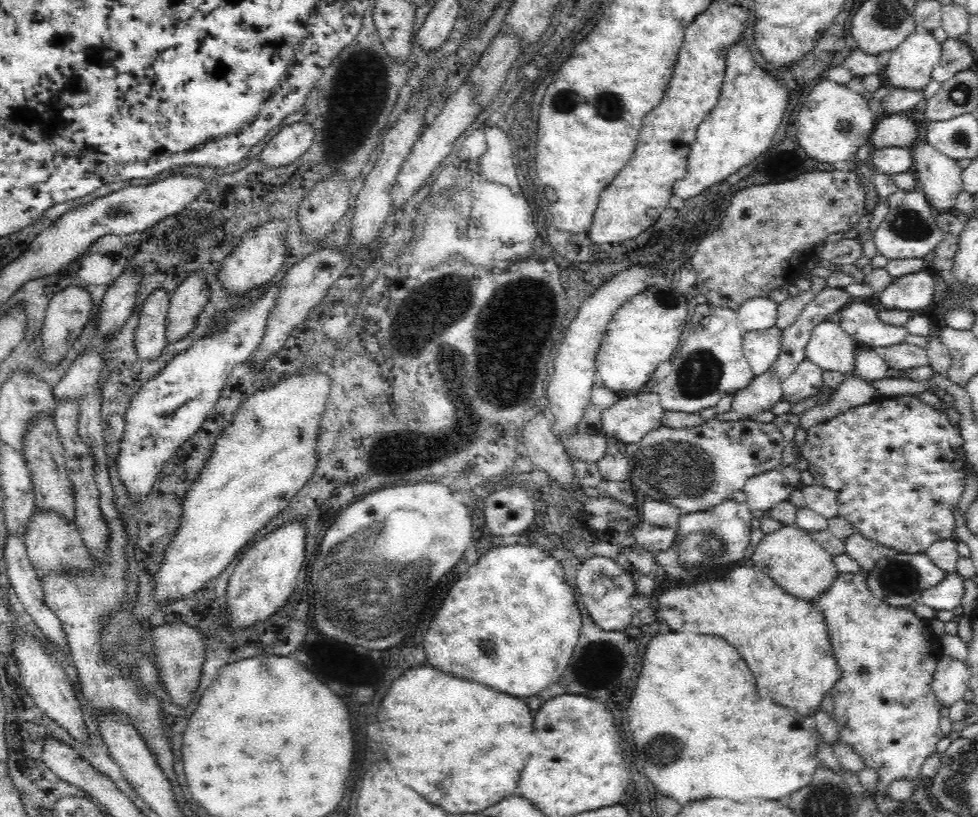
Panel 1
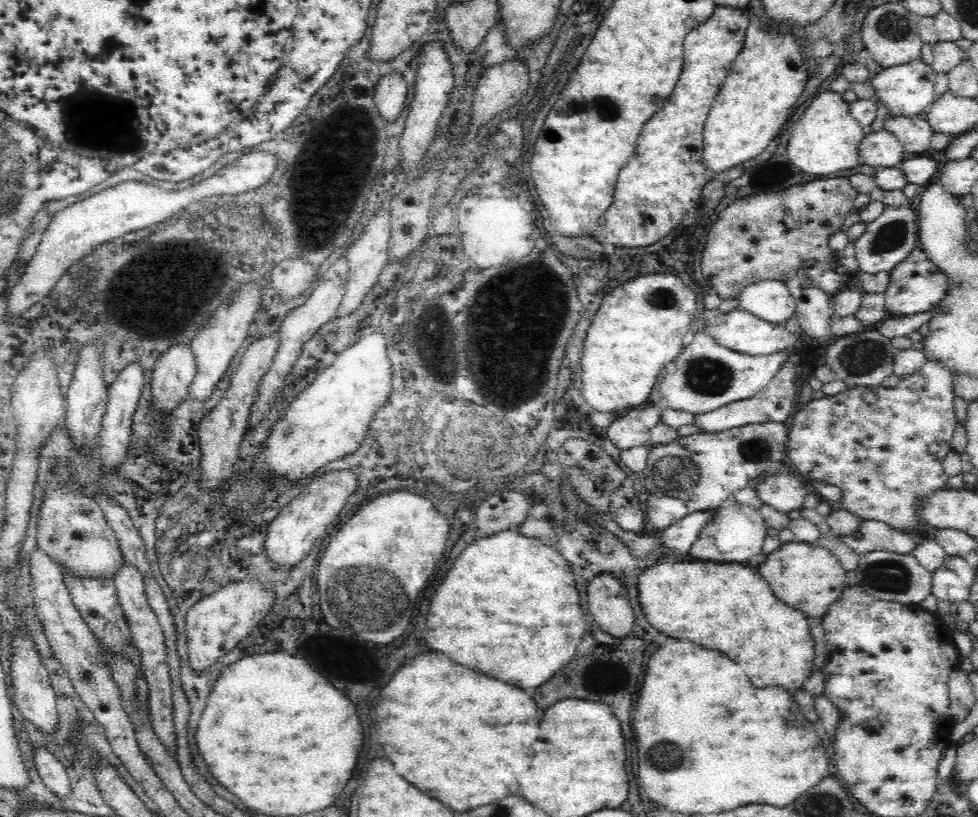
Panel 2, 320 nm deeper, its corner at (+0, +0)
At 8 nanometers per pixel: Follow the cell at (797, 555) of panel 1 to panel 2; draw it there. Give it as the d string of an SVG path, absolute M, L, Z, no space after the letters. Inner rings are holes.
M781 543L778 549L767 555L757 570L764 577L774 595L782 602L802 612L808 620L820 620L830 605L839 600L846 588L846 571L838 559L825 548L810 543Z

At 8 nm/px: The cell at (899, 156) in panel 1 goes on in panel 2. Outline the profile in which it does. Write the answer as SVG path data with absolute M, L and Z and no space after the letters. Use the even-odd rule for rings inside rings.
M885 129L880 132L868 131L866 132L865 138L861 141L858 148L858 156L864 158L864 164L873 167L890 167L899 166L904 158L904 151L902 150L900 142Z

